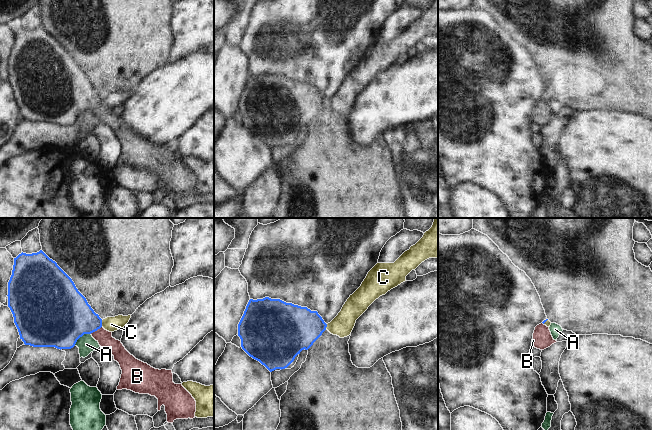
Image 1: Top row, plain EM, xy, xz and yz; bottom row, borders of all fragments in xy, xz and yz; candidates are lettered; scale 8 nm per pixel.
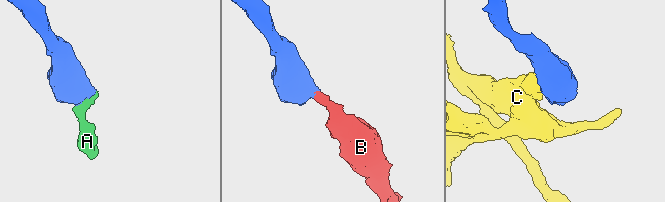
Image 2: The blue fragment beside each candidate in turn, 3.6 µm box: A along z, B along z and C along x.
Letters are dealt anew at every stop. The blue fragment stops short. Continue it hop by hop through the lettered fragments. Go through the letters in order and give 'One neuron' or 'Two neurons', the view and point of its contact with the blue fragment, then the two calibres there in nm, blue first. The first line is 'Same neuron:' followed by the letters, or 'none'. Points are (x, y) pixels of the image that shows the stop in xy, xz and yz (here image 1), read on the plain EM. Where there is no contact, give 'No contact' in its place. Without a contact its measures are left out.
Same neuron: B
A: Two neurons. Touches blue at xy (81, 112). Thickness 500 nm (blue) against 140 nm
B: One neuron. Touches blue at xy (95, 106). Thickness 380 nm (blue) against 120 nm
C: Two neurons. Touches blue at xy (101, 99). Thickness 340 nm (blue) against 120 nm.

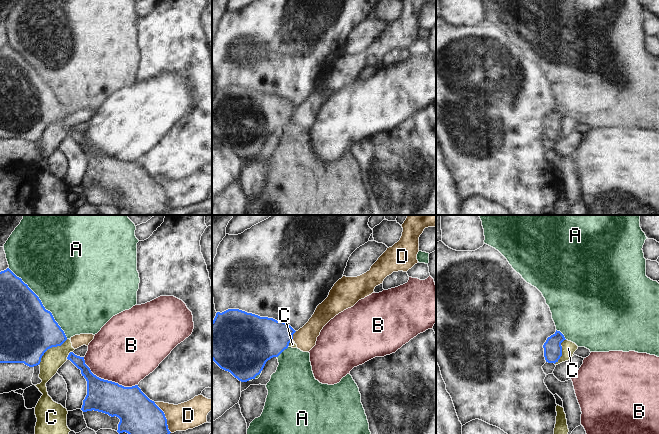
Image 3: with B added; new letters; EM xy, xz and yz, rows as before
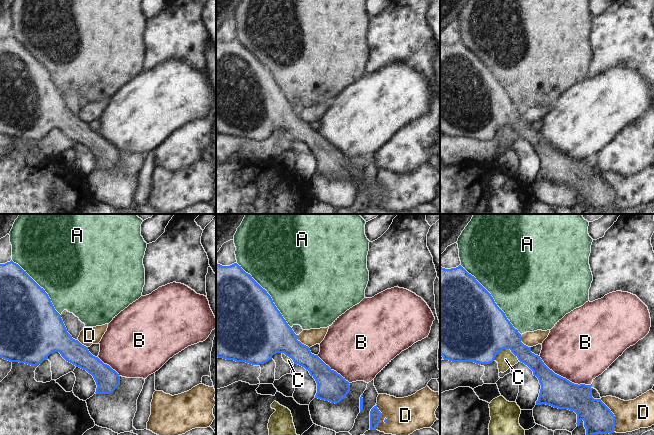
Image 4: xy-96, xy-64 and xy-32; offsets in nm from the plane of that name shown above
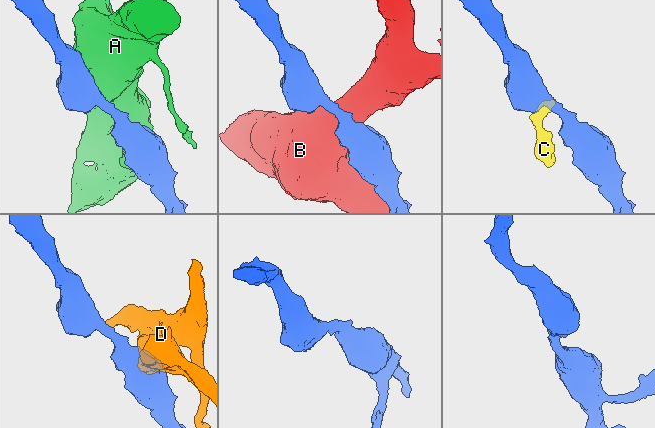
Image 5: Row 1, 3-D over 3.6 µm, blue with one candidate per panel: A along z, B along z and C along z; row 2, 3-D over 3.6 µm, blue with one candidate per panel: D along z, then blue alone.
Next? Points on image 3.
Same neuron: none
A: Two neurons. Touches blue at xy (41, 79). Thickness 440 nm (blue) against 480 nm
B: Two neurons. Touches blue at xy (107, 156). Thickness 280 nm (blue) against 480 nm
C: Two neurons. Touches blue at xy (50, 123). Thickness 440 nm (blue) against 170 nm
D: Two neurons. Touches blue at xy (165, 193). Thickness 320 nm (blue) against 220 nm.

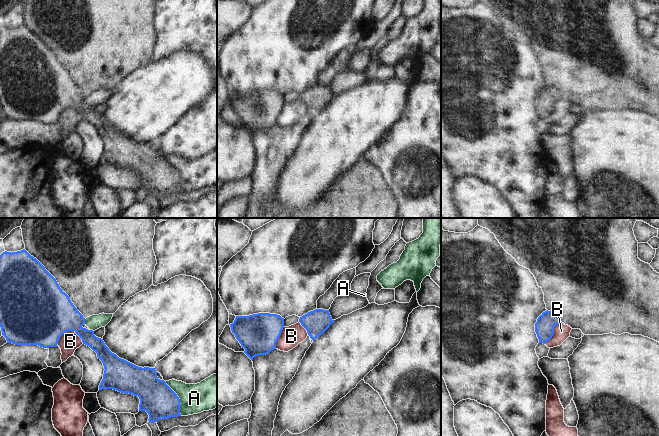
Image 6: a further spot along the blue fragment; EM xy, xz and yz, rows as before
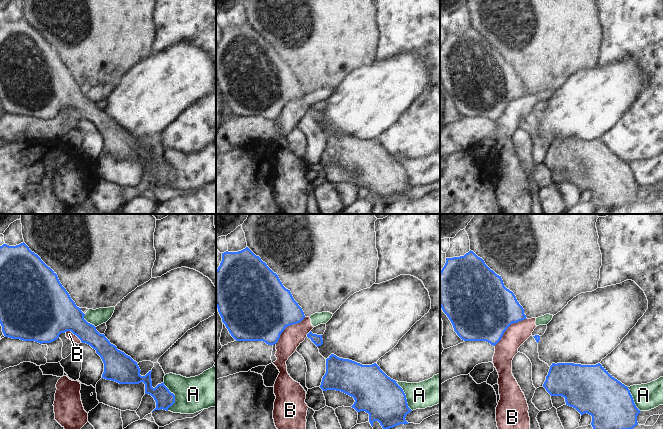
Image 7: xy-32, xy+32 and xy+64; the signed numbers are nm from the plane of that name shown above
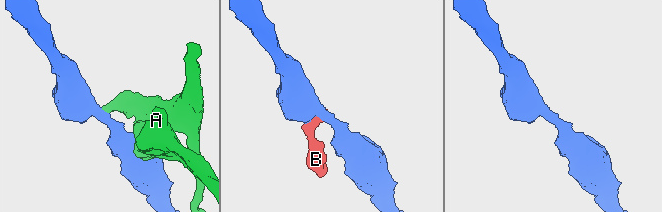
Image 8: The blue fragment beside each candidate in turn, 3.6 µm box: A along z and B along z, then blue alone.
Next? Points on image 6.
Same neuron: none
A: Two neurons. Touches blue at xy (178, 174). Thickness 280 nm (blue) against 240 nm
B: Two neurons. Touches blue at xy (68, 106). Thickness 480 nm (blue) against 160 nm.

